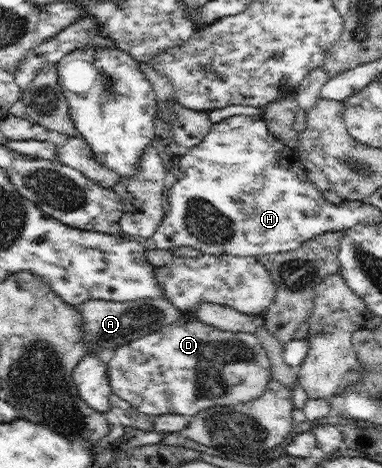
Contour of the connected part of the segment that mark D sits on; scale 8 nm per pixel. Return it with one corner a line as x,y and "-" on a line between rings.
184,312
177,321
128,344
116,346
106,366
112,393
131,403
141,413
153,417
175,413
191,419
208,408
255,401
261,397
271,377
267,353
253,333
217,329
199,321
193,312

